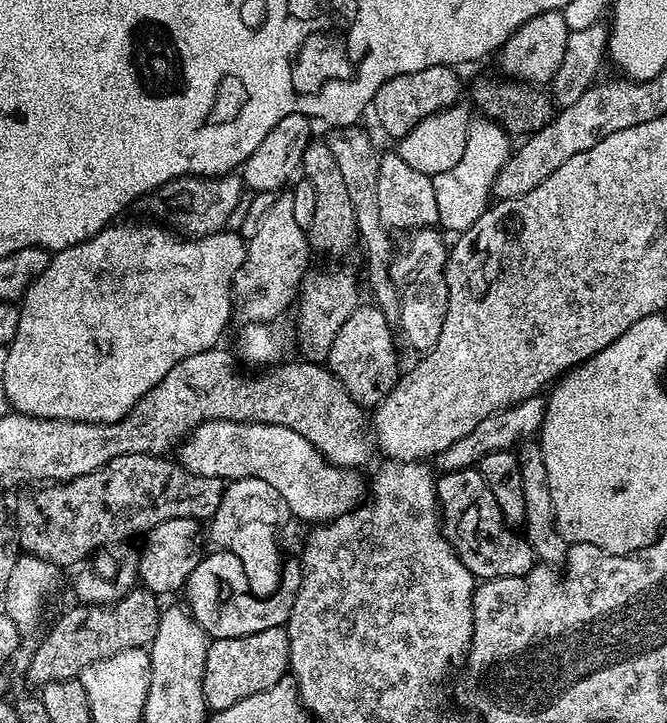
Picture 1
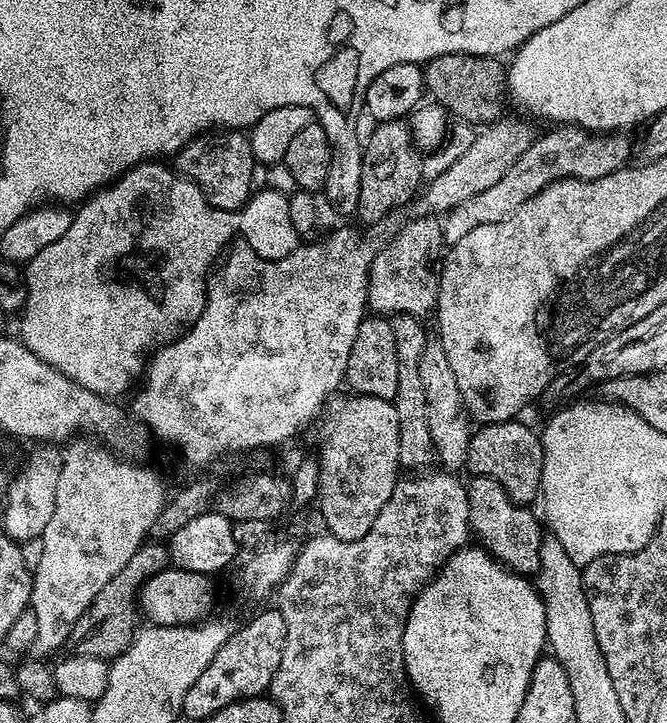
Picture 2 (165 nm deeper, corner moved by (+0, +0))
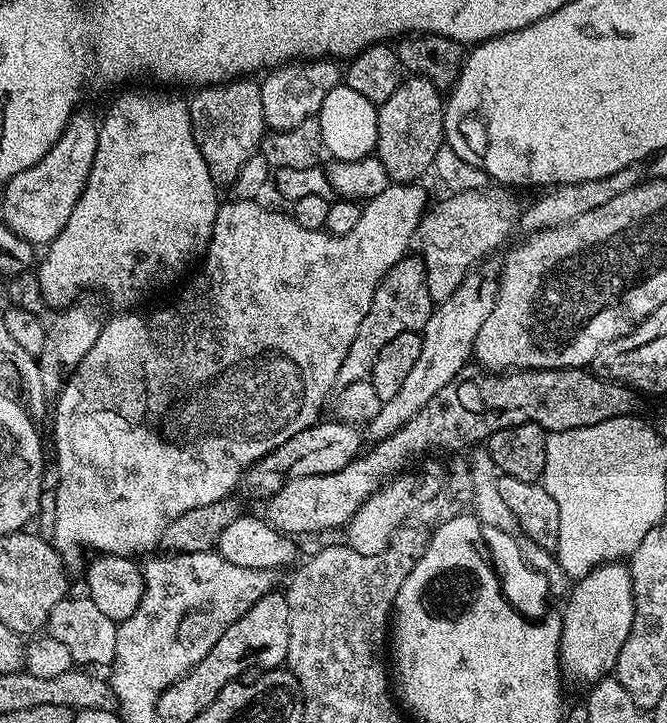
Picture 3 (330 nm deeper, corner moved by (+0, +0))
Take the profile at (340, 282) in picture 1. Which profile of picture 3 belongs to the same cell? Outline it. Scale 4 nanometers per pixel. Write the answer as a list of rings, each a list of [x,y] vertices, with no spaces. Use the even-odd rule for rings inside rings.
[[[409,75],[386,98],[386,102],[379,105],[376,113],[376,151],[375,159],[382,162],[386,174],[392,182],[416,182],[428,172],[428,167],[436,164],[436,156],[445,147],[444,138],[444,102],[445,97],[441,89],[436,88],[434,82],[428,81],[424,76]]]

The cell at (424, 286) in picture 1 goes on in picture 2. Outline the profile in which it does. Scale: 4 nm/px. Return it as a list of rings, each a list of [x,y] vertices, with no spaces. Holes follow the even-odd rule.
[[[439,339],[427,341],[422,351],[419,373],[422,376],[423,389],[426,390],[426,415],[429,418],[430,438],[435,448],[435,455],[445,469],[460,470],[468,463],[468,447],[474,431],[474,421],[468,415],[468,408],[458,386],[458,378],[454,378],[454,370],[450,370],[450,358],[446,358],[446,350]]]

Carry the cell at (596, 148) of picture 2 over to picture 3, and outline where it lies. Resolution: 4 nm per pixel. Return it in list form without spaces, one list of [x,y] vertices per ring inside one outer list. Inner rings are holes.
[[[504,186],[475,188],[465,192],[452,192],[445,200],[431,205],[416,227],[418,255],[424,262],[428,275],[428,289],[433,301],[450,298],[454,290],[464,281],[464,277],[483,256],[491,254],[508,240],[508,235],[520,223],[522,205],[516,201],[515,191]]]

